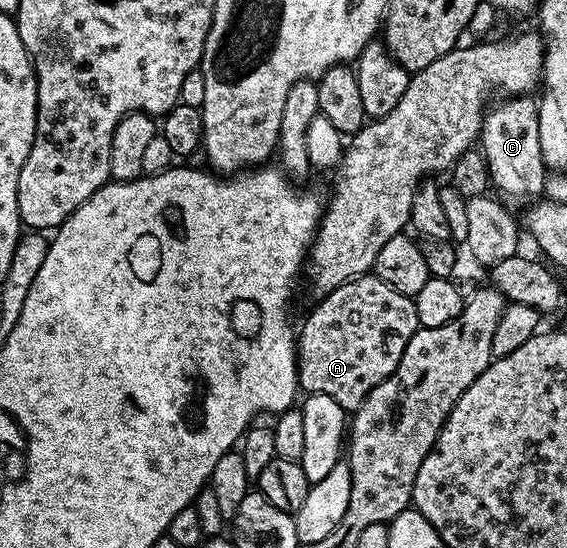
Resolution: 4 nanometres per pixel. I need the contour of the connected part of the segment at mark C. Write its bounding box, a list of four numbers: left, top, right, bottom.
[479,96,547,199]

